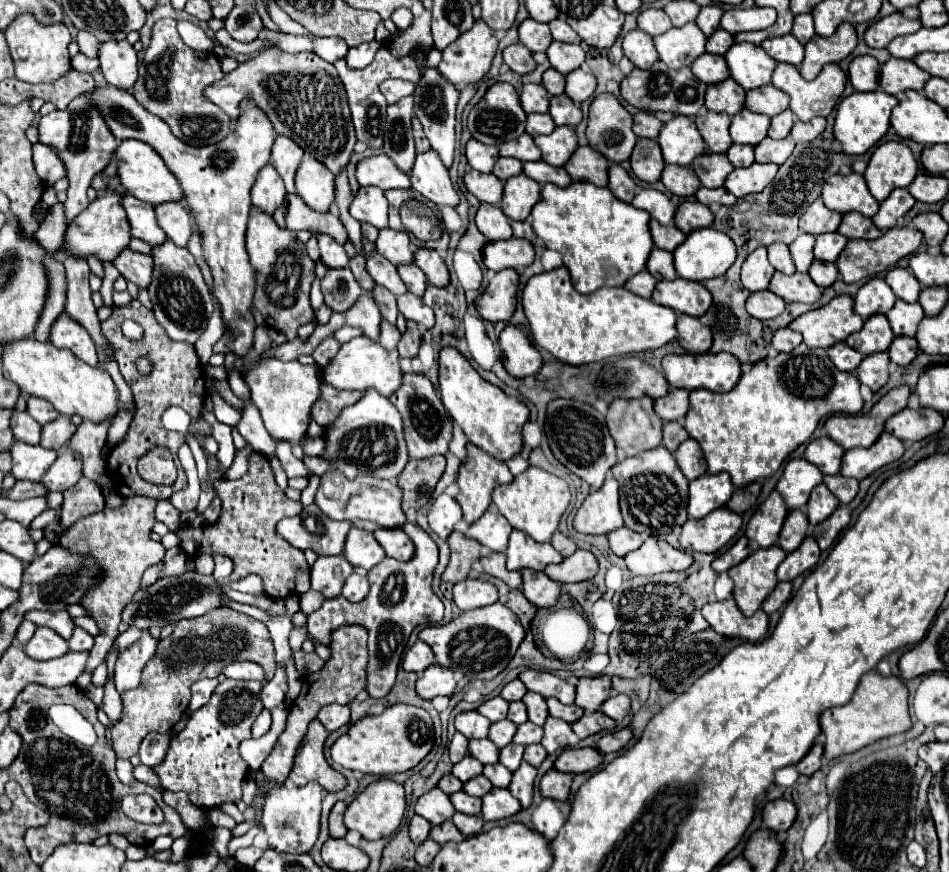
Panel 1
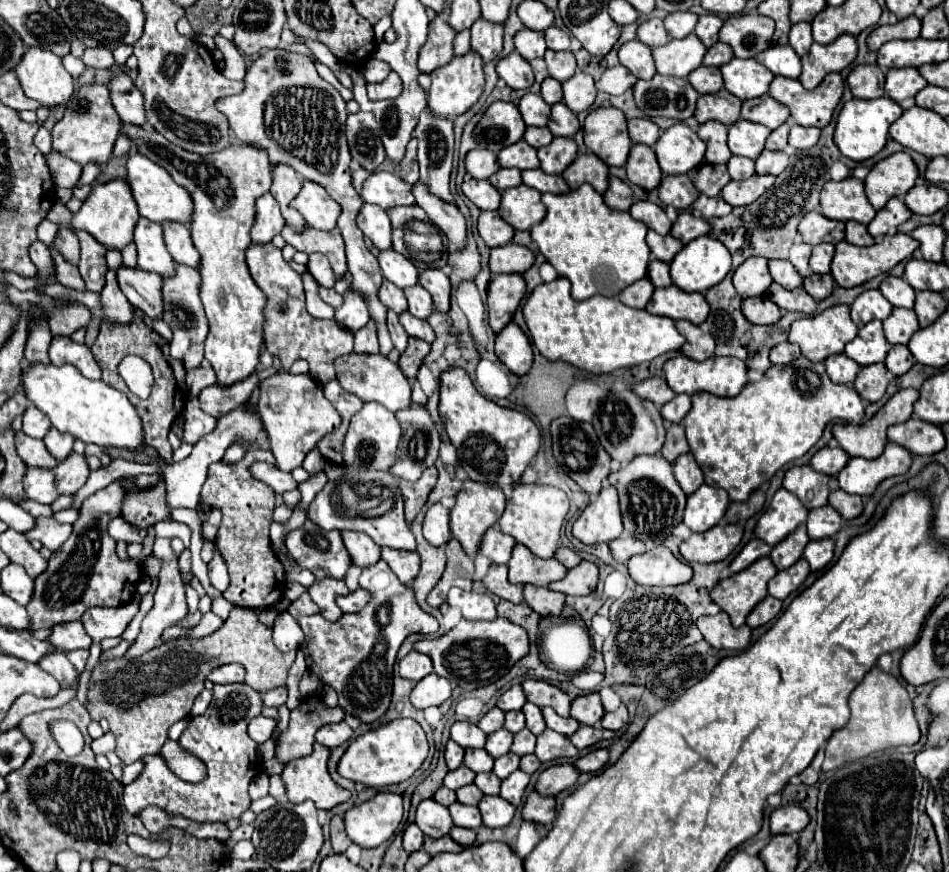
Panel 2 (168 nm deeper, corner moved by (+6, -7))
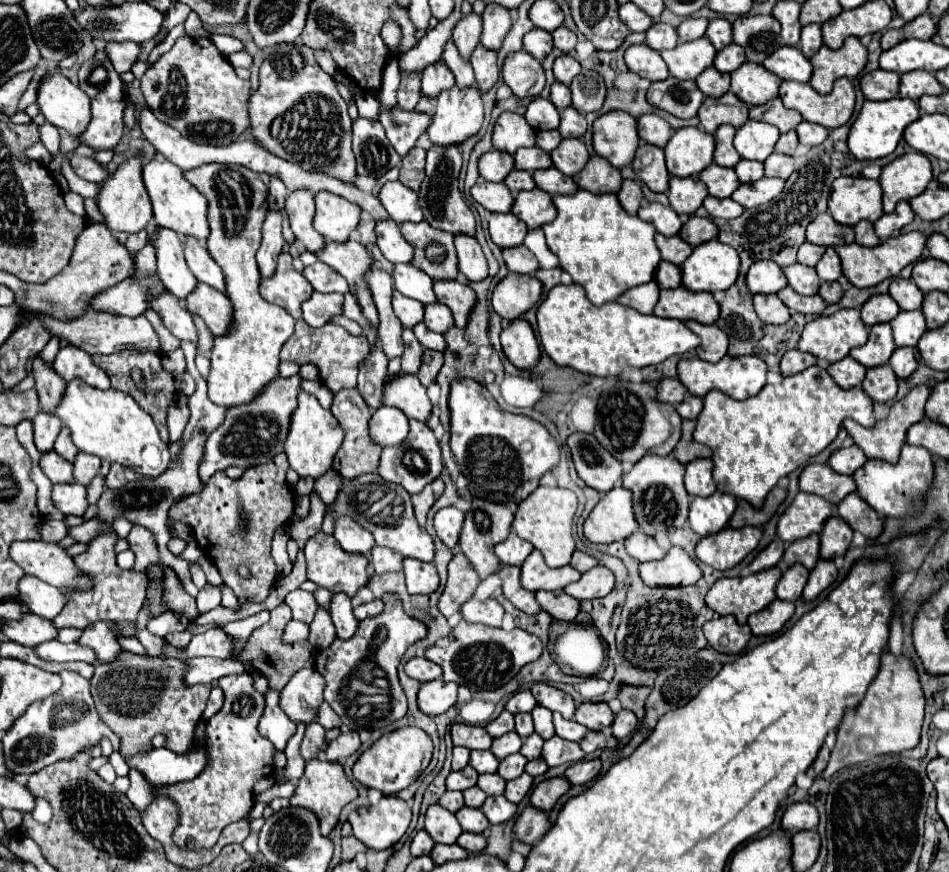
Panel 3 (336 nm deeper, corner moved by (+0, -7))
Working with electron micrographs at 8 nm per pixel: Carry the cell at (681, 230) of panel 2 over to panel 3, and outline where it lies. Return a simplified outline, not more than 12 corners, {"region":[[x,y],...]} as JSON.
{"region":[[691,215],[679,237],[691,247],[717,237],[711,219]]}

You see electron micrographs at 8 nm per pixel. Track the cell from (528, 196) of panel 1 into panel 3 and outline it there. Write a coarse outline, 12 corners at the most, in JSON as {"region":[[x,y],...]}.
{"region":[[519,191],[511,213],[529,229],[557,217],[551,195]]}

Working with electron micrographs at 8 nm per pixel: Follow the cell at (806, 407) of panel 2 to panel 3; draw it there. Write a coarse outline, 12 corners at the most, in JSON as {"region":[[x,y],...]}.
{"region":[[821,365],[735,401],[703,397],[693,437],[717,491],[761,509],[873,401]]}

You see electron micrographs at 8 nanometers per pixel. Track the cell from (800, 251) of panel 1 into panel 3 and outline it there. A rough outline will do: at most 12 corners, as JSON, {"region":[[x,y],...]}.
{"region":[[803,243],[797,251],[797,261],[817,265],[823,257],[823,245]]}

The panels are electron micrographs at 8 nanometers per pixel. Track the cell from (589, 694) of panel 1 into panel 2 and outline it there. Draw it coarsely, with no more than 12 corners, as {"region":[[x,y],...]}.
{"region":[[599,693],[579,695],[571,717],[597,725],[605,711]]}

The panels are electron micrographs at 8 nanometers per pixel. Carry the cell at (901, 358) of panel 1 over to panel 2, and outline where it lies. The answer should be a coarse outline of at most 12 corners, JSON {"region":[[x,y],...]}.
{"region":[[893,345],[885,359],[895,377],[907,373],[915,359],[907,345]]}

